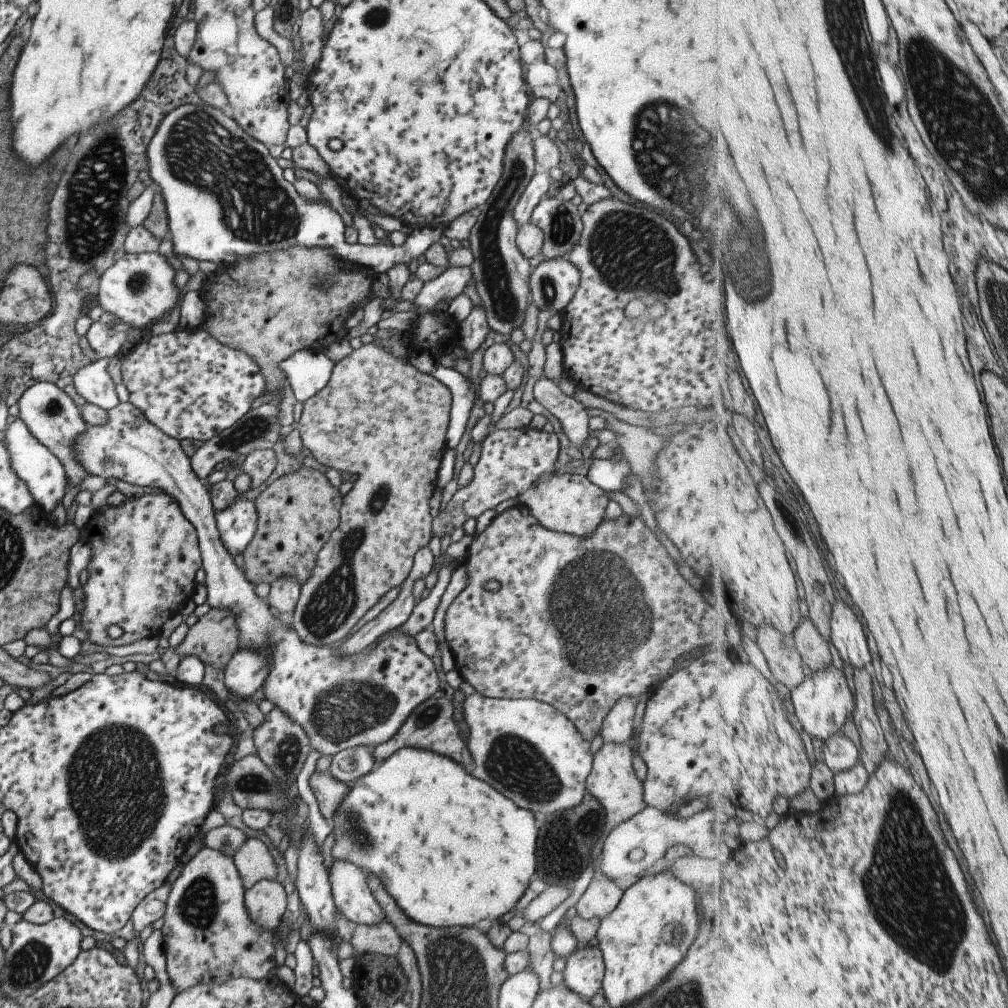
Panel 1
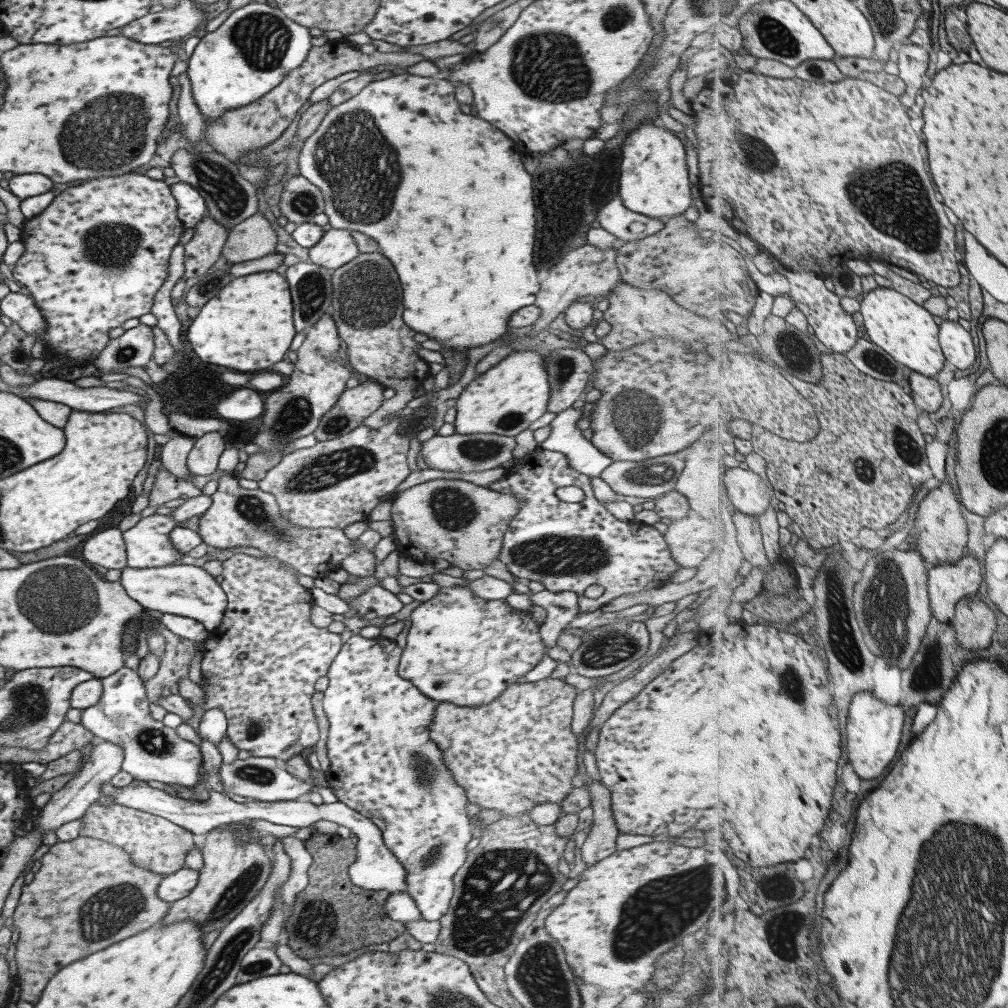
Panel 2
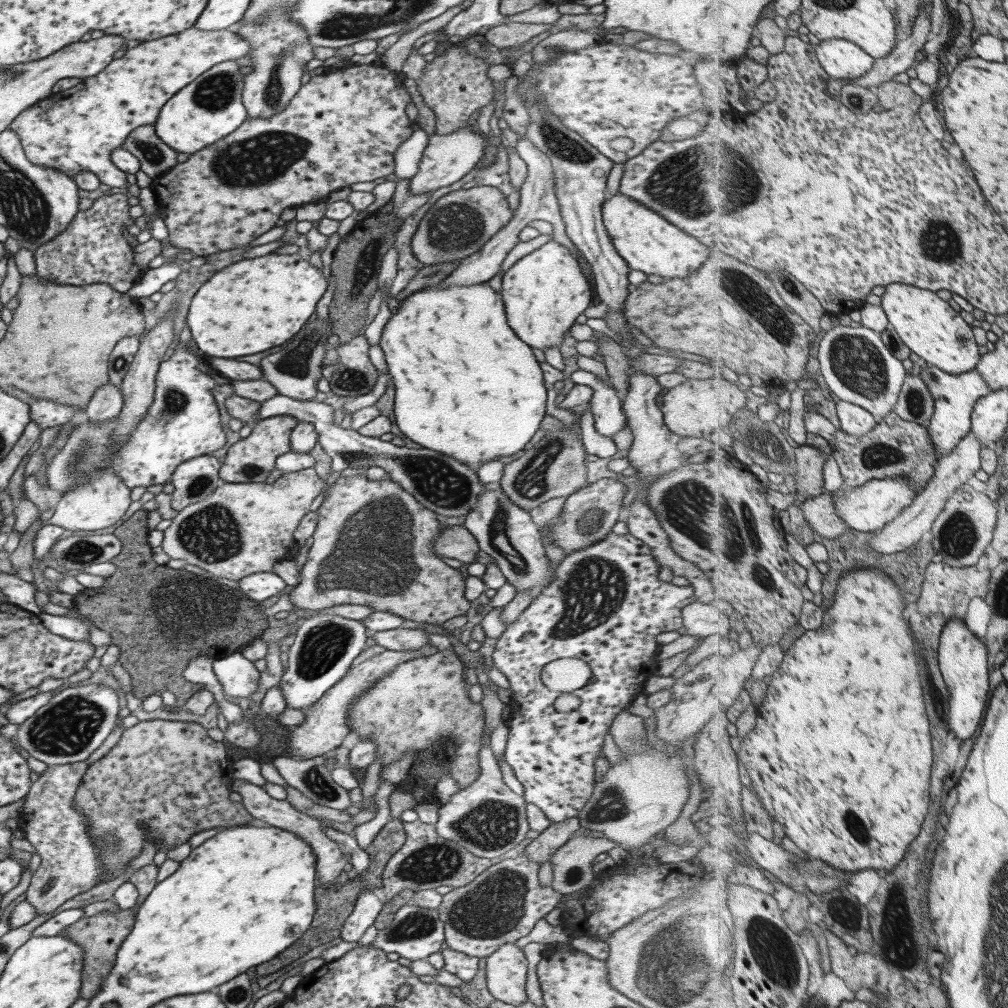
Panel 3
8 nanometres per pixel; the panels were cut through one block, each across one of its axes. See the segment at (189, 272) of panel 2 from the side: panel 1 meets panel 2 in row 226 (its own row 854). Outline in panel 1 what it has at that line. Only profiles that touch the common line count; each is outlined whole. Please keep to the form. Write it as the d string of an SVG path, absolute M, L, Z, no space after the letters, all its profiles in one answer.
M203 847L183 865L170 886L164 904L163 925L160 928L166 971L176 994L196 984L219 984L237 977L255 980L266 977L267 972L275 965L271 932L259 928L249 920L243 904L245 890L232 858L218 850Z

